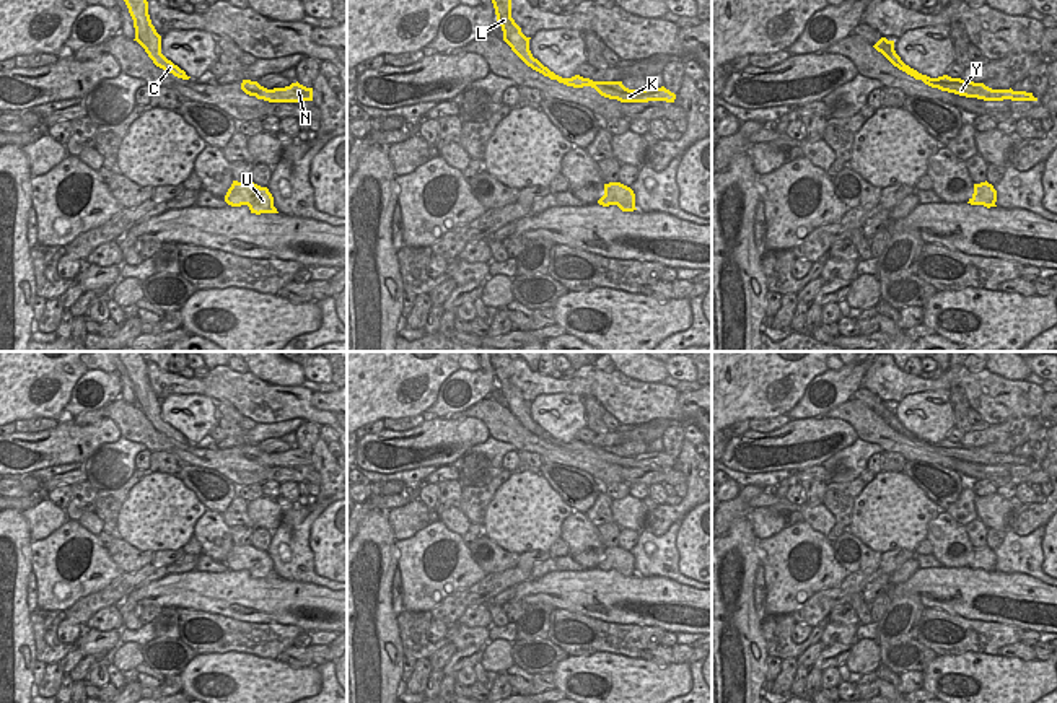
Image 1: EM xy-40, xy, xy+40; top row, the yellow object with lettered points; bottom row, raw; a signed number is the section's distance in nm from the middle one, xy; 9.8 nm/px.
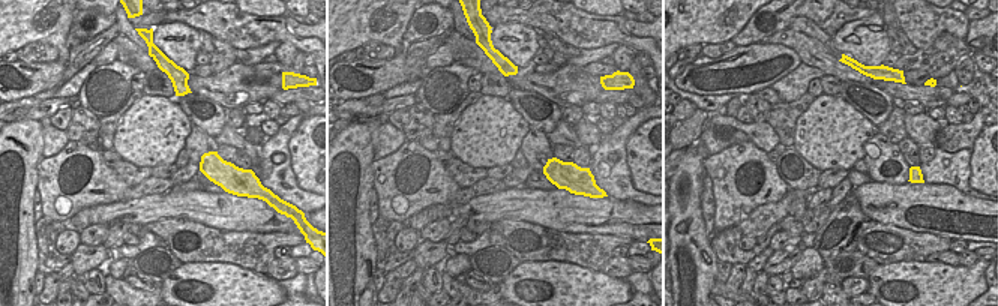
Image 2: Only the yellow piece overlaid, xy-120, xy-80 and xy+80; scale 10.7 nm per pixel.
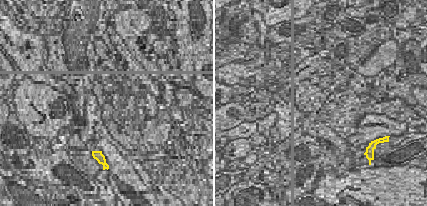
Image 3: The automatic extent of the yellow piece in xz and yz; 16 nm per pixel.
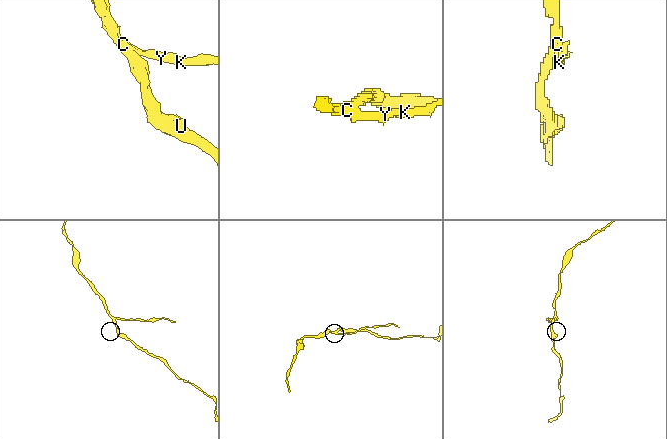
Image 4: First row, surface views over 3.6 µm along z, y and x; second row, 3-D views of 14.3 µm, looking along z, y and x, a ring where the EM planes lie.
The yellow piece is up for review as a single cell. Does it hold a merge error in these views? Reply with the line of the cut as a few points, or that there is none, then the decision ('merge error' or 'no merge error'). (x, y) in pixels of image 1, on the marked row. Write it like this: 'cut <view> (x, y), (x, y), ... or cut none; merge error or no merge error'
cut xy (546, 67), (541, 72); merge error

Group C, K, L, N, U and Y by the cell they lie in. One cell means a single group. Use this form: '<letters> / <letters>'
C L U / K N Y

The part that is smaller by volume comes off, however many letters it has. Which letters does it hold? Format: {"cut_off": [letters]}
{"cut_off": ["K", "N", "Y"]}

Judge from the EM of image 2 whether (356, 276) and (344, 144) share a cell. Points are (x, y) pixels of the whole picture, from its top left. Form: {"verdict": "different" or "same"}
{"verdict": "same"}

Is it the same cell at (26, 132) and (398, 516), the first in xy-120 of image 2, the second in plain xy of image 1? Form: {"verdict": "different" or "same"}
{"verdict": "different"}

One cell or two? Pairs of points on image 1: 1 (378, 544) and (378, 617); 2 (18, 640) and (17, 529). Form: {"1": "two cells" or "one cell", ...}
{"1": "one cell", "2": "one cell"}

